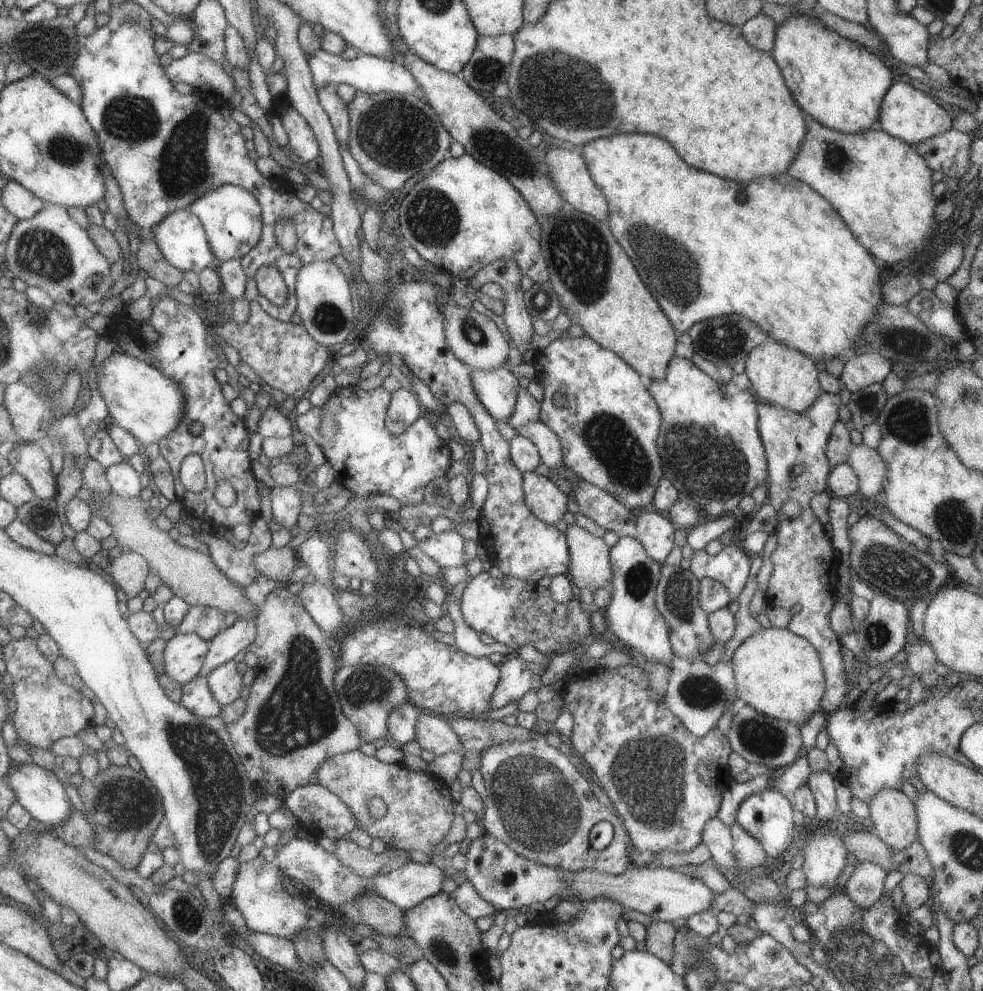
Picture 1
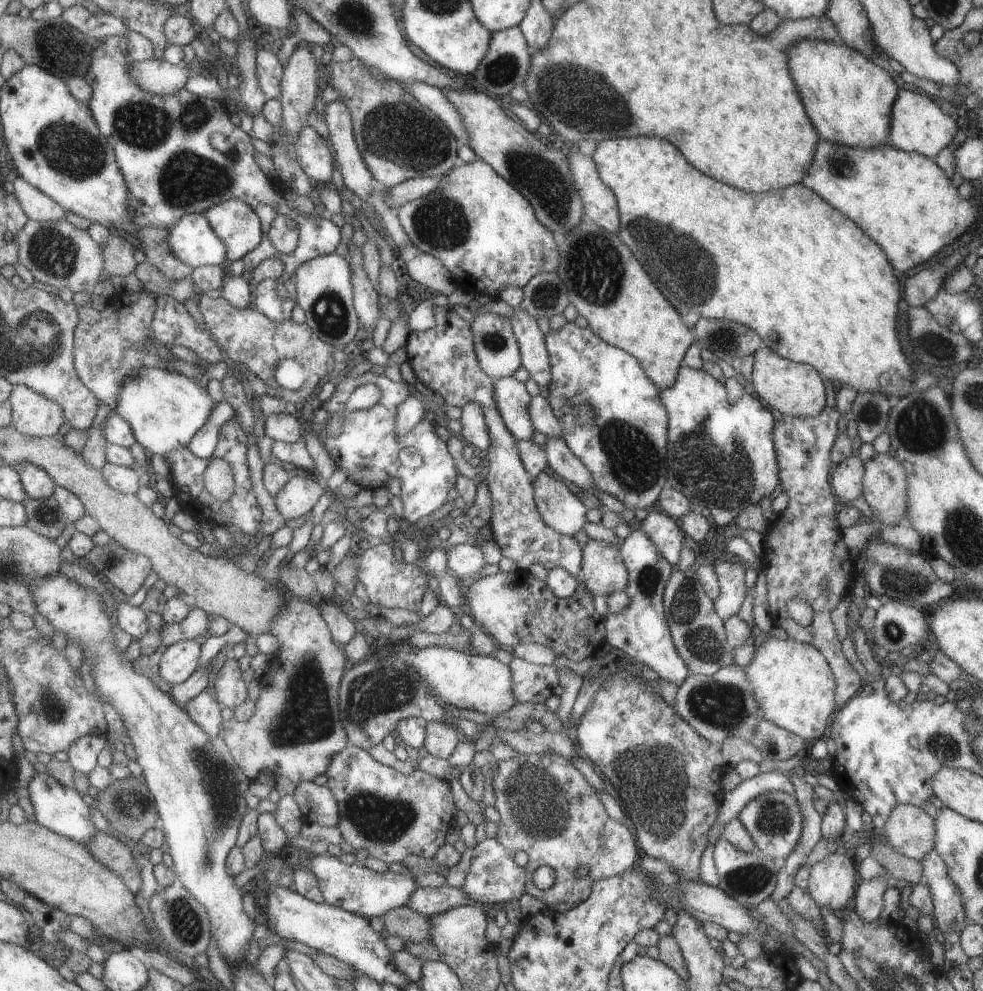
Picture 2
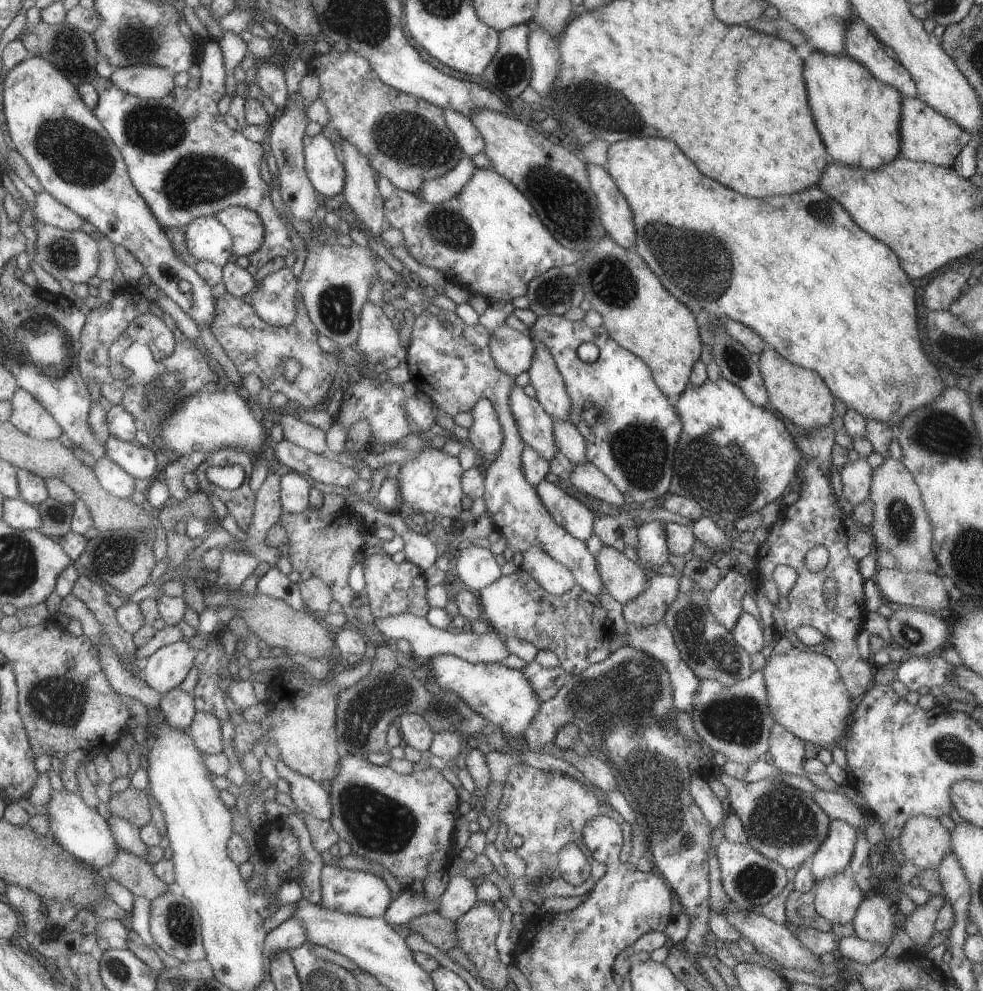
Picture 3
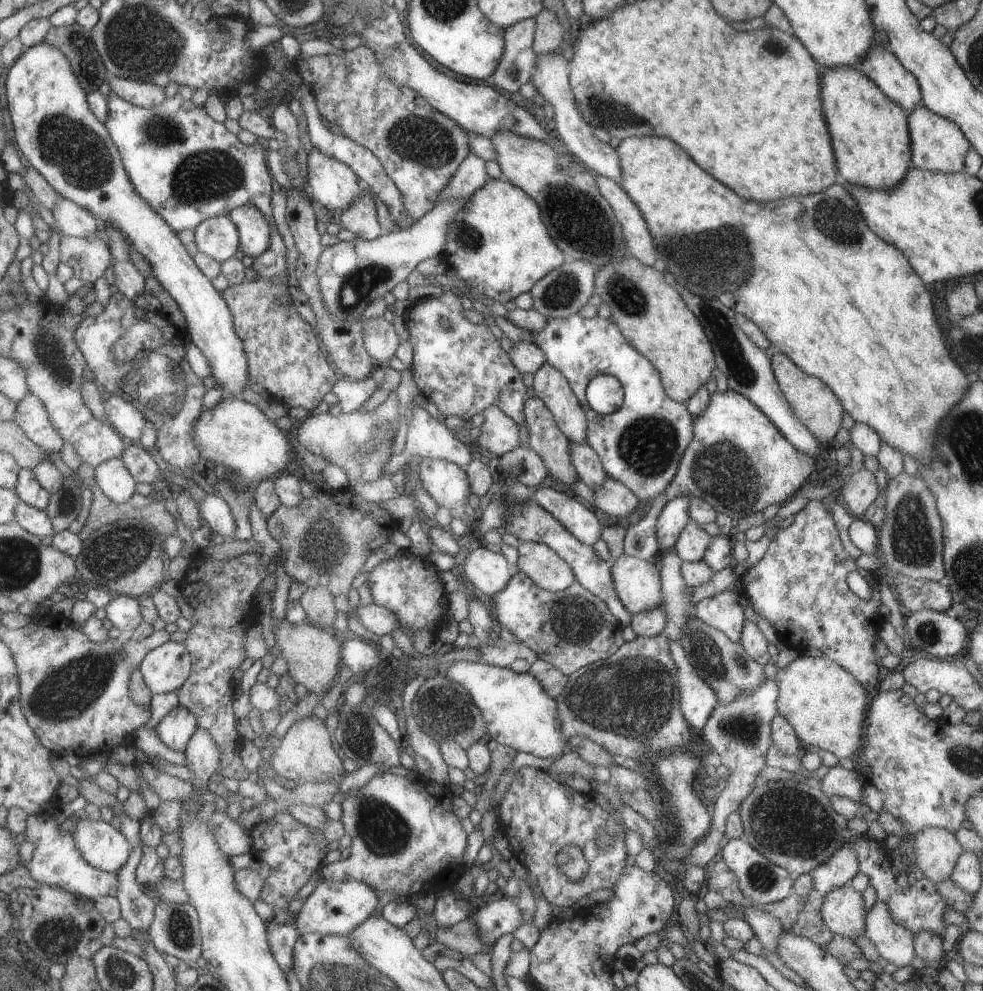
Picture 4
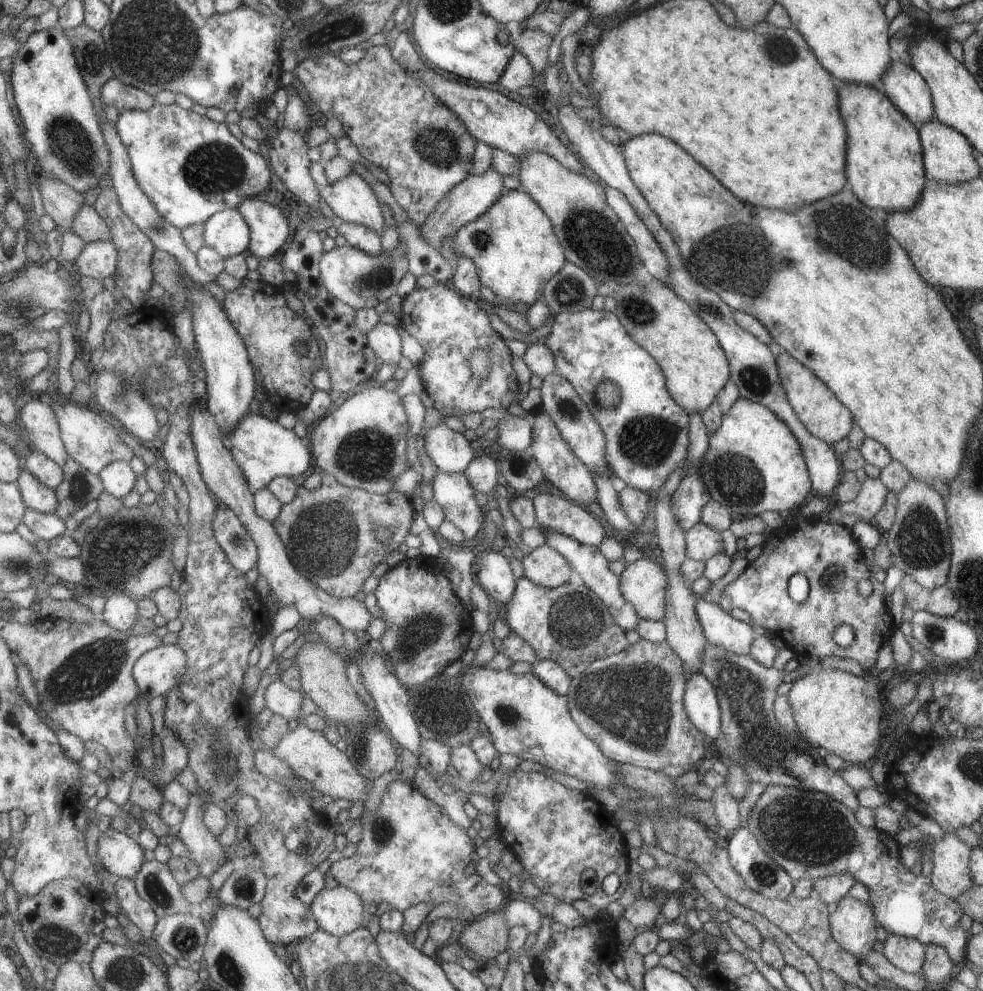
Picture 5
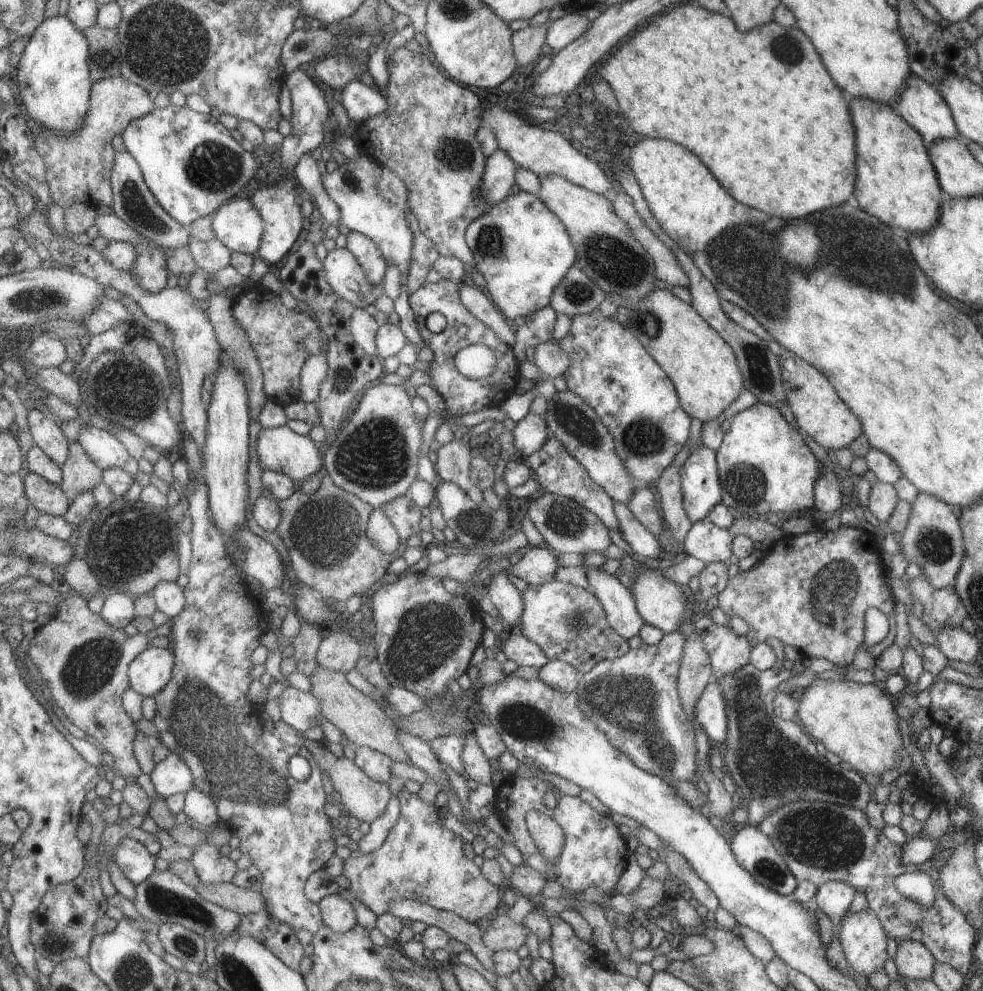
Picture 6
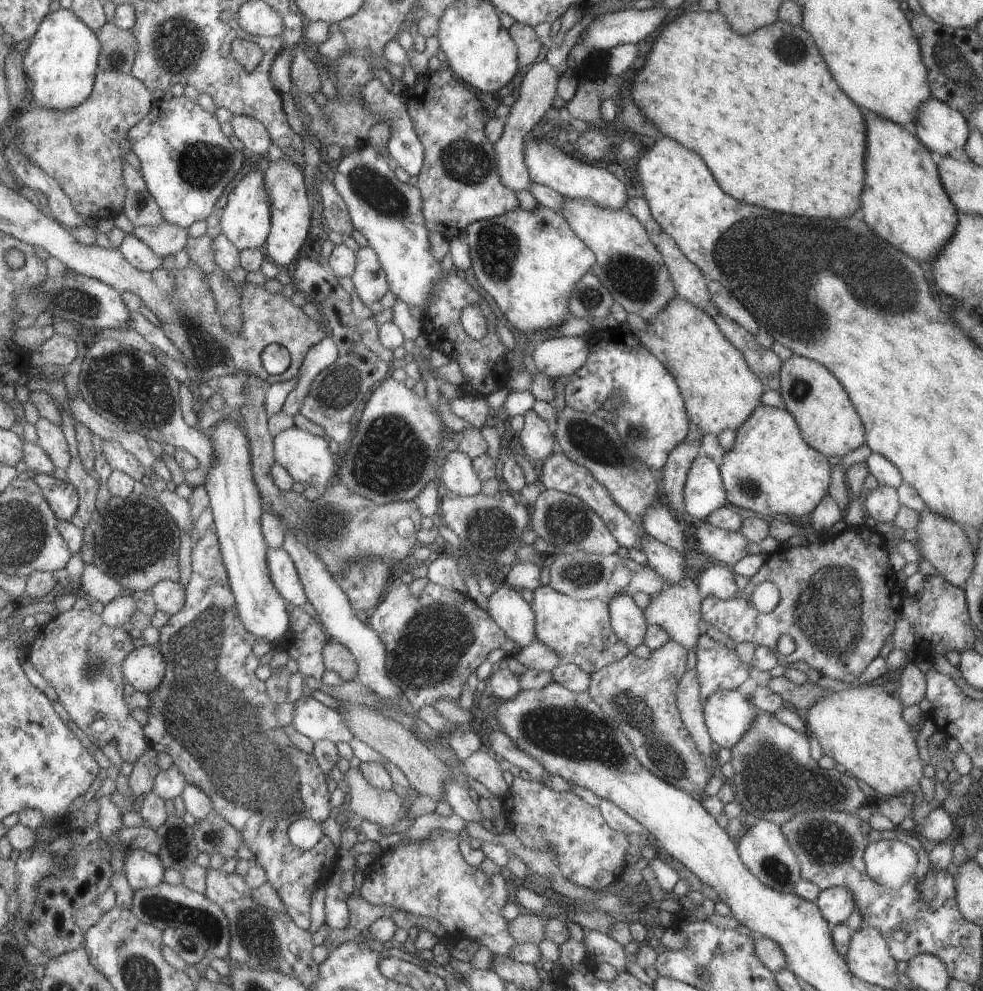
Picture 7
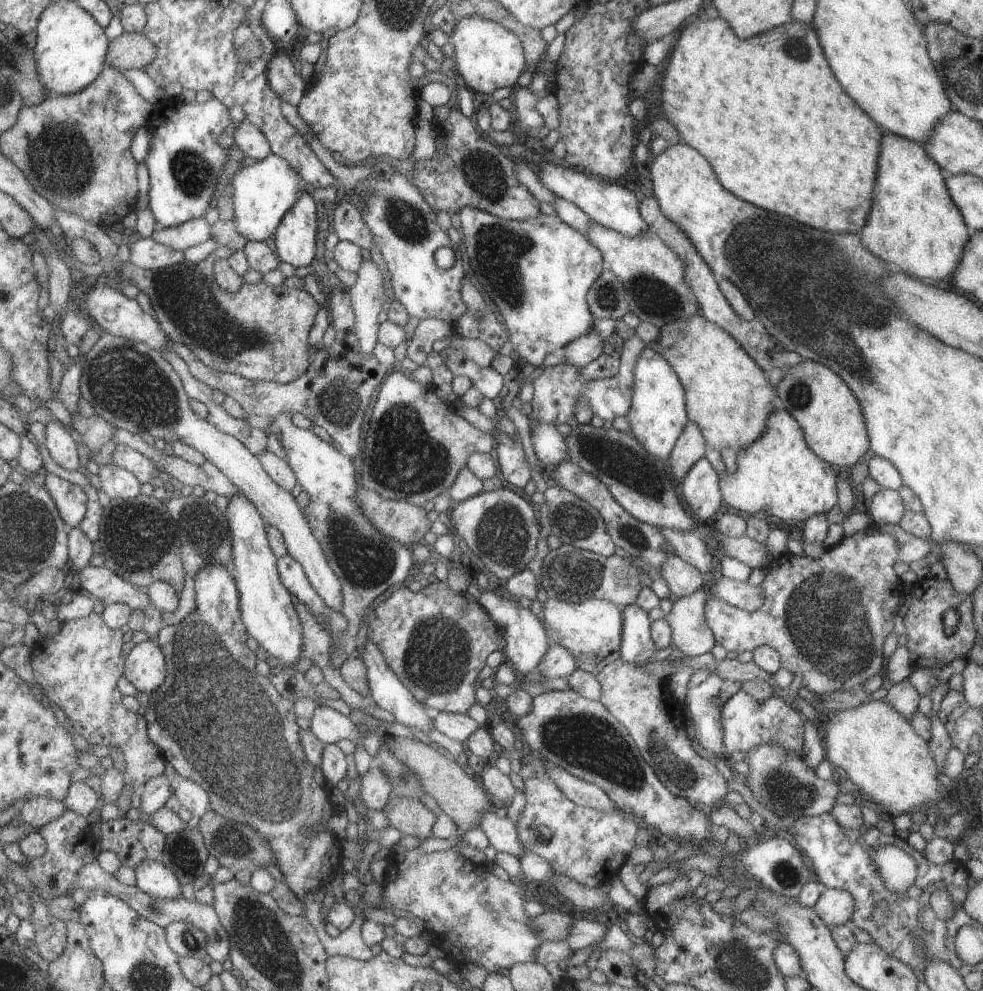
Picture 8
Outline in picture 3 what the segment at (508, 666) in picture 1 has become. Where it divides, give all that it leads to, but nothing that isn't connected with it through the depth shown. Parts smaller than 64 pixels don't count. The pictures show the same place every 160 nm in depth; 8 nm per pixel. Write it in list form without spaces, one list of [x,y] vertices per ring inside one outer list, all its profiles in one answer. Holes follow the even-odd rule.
[[[534,660],[526,662],[521,672],[529,683],[538,703],[544,703],[546,700],[552,699],[569,677],[569,674],[560,666],[544,668]]]

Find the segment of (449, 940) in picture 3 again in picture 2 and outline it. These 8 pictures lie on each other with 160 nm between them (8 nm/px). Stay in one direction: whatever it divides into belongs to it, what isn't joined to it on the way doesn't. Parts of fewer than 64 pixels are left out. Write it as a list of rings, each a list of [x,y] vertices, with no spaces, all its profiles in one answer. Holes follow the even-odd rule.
[[[405,905],[386,910],[379,918],[384,926],[384,934],[399,936],[403,942],[429,940],[428,918]]]

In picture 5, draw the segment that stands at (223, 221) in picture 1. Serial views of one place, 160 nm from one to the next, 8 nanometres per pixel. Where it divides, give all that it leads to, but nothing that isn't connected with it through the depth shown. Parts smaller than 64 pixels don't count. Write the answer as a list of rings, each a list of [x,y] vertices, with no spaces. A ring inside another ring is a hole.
[[[257,197],[243,199],[236,209],[249,227],[246,250],[257,258],[269,258],[277,253],[289,236],[289,224],[281,216],[282,209],[260,201]]]

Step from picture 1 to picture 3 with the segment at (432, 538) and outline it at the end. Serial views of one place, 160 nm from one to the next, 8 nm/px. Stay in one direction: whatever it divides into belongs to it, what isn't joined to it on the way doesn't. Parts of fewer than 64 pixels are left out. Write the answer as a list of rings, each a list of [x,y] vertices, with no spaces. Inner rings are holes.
[[[472,544],[459,551],[455,562],[457,579],[472,592],[480,591],[501,576],[501,561],[485,547]]]

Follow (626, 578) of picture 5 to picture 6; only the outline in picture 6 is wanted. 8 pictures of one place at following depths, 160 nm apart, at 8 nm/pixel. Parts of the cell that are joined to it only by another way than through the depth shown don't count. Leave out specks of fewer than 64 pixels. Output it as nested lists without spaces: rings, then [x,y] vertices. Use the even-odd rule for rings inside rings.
[[[653,564],[645,565],[644,571],[630,576],[630,591],[634,603],[644,623],[660,628],[664,634],[677,631],[677,627],[683,618],[685,608],[688,604],[685,601],[685,594],[681,592],[677,583],[665,578],[658,568]]]

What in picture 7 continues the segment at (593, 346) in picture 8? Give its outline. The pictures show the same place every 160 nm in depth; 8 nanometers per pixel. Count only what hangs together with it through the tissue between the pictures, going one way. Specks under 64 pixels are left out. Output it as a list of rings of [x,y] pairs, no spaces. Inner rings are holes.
[[[558,337],[534,345],[532,359],[535,371],[556,381],[568,377],[583,366],[588,353],[588,337]]]

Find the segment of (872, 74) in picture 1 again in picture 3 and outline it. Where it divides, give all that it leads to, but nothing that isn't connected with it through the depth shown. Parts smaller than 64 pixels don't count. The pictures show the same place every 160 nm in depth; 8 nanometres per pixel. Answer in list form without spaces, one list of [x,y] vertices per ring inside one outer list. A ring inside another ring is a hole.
[[[813,49],[802,59],[802,79],[807,88],[807,100],[817,132],[821,134],[825,150],[833,161],[852,167],[874,169],[888,163],[899,154],[899,117],[902,94],[892,86],[877,80],[862,64],[845,53],[825,54]]]

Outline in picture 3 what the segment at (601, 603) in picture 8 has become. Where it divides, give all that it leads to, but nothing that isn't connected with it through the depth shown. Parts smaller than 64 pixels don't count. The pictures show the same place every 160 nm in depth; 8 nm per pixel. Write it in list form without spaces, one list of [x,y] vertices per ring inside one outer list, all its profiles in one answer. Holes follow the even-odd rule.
[[[521,568],[497,577],[476,592],[482,617],[490,629],[506,638],[531,642],[537,650],[550,650],[557,656],[560,667],[575,676],[590,664],[601,662],[609,654],[613,624],[595,595],[585,592],[575,583],[565,594],[552,595]]]

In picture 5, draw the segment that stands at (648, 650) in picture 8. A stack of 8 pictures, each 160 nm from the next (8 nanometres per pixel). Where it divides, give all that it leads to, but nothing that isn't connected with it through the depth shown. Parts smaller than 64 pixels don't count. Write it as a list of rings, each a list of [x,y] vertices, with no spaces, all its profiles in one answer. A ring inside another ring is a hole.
[[[537,522],[534,526],[544,534],[545,544],[557,551],[565,560],[568,560],[573,570],[581,577],[584,585],[589,587],[589,590],[593,591],[601,599],[601,602],[605,604],[609,614],[612,616],[614,623],[623,632],[634,630],[639,618],[635,614],[633,607],[621,596],[618,576],[608,567],[608,560],[599,552],[599,549],[593,545],[581,544],[574,538],[551,529],[545,529],[543,532]]]

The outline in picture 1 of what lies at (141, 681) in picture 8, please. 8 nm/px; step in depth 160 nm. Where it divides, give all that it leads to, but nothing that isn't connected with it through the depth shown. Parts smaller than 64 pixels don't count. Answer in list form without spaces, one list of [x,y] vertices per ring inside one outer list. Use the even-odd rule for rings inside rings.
[[[175,633],[163,651],[164,674],[179,684],[199,674],[208,642],[195,633]]]

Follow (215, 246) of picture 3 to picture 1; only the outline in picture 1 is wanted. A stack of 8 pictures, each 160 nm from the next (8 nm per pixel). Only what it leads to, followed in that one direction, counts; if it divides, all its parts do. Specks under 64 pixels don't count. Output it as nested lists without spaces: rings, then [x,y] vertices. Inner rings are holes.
[[[177,209],[170,212],[160,223],[154,224],[150,232],[163,258],[182,272],[193,270],[198,273],[214,259],[205,238],[204,227],[197,216],[189,212],[189,209]]]

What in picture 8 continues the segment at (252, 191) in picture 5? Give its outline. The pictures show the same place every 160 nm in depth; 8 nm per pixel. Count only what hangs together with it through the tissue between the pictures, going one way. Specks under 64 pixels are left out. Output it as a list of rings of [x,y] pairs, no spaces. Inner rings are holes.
[[[162,96],[154,105],[146,125],[151,137],[143,164],[148,169],[147,205],[157,227],[177,226],[202,217],[208,210],[215,184],[228,160],[217,138],[228,124],[234,128],[238,125],[231,122],[227,109],[213,97],[203,103],[185,103],[179,96]]]

